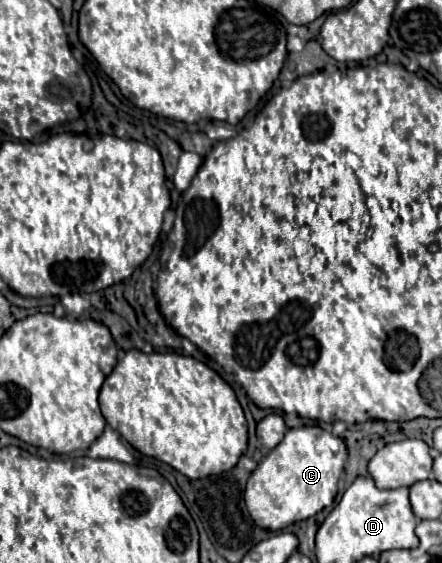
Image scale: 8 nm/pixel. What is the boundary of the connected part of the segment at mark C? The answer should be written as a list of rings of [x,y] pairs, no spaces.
[[[318,425],[288,429],[282,443],[258,463],[246,483],[244,501],[250,517],[258,527],[268,531],[280,531],[292,523],[314,517],[332,505],[346,459],[346,443],[330,431]]]

